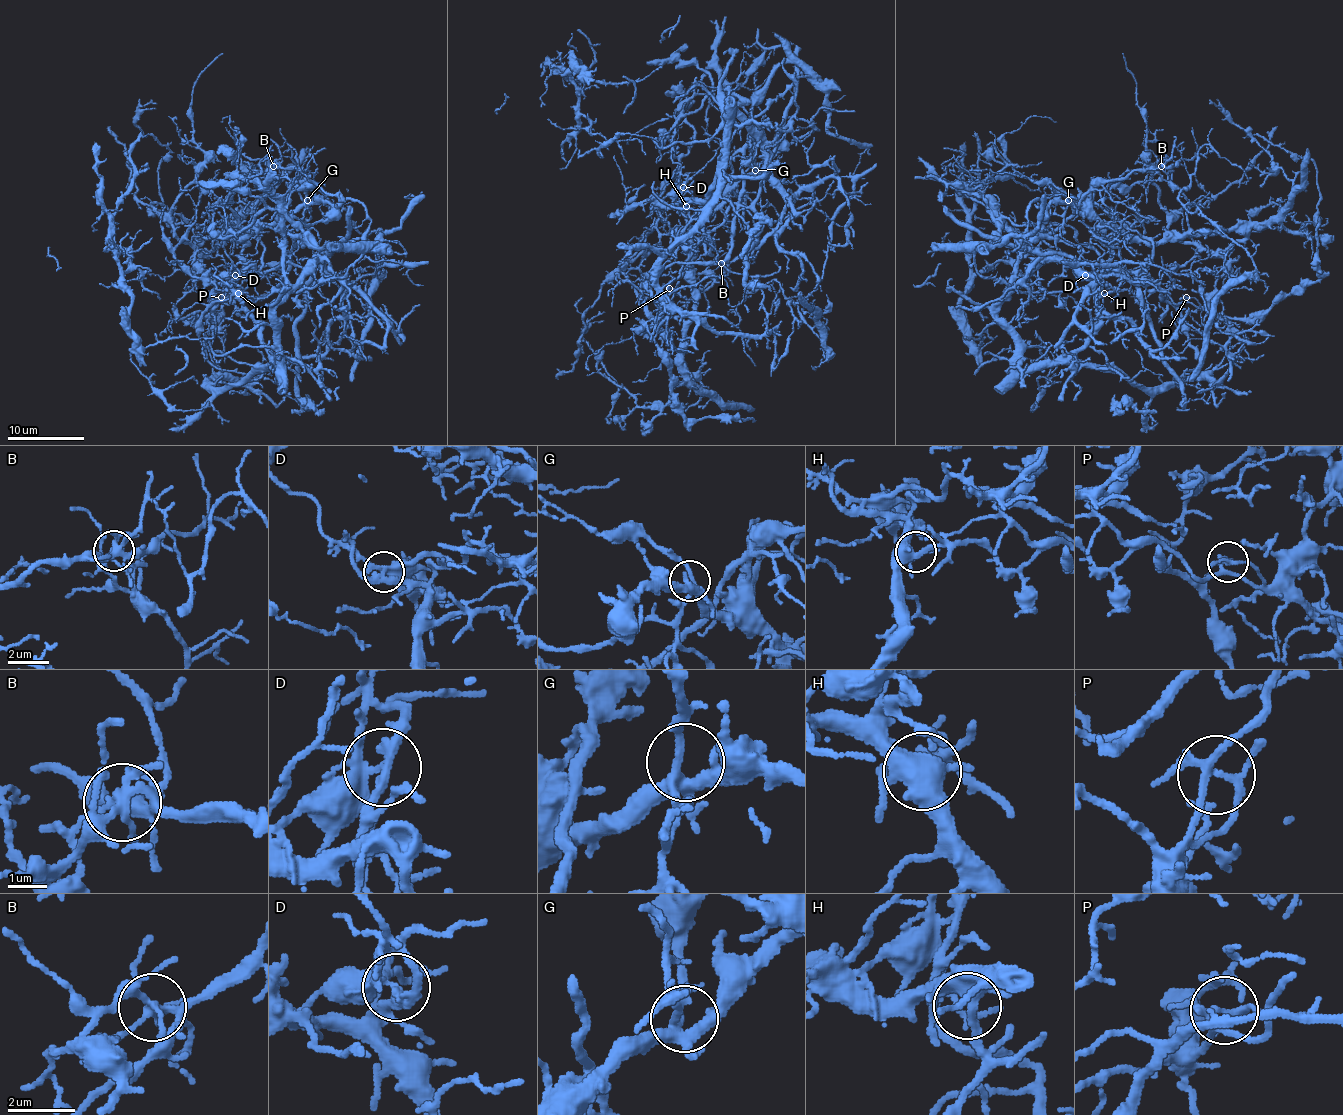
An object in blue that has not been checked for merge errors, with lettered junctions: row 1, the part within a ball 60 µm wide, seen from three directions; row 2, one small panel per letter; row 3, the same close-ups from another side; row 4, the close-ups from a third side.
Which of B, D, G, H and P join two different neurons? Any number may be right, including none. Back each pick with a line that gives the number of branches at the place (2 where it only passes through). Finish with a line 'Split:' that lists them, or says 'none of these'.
B: branches 8
D: branches 5
P: branches 5
Split: B, D, P

